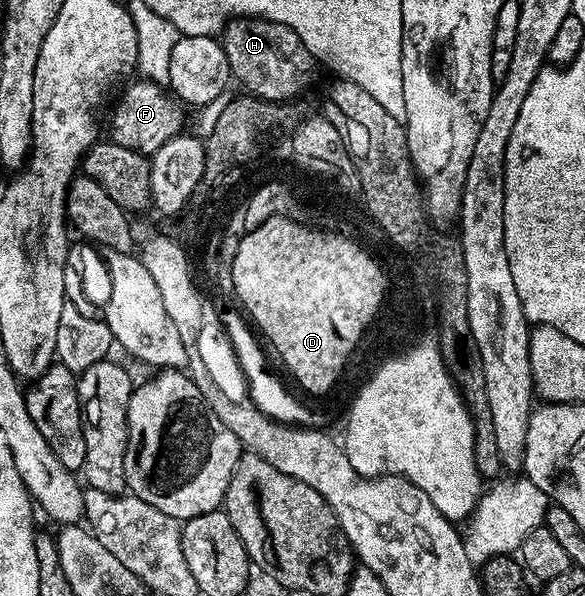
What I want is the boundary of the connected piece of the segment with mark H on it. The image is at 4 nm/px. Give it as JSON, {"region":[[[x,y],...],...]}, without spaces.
{"region":[[[239,16],[229,21],[224,32],[219,36],[221,49],[225,51],[225,57],[229,63],[229,75],[234,81],[242,84],[246,93],[252,94],[261,100],[282,102],[297,96],[313,80],[313,67],[315,61],[313,55],[303,46],[299,34],[283,24],[276,24],[270,20],[258,20],[251,16]]]}

